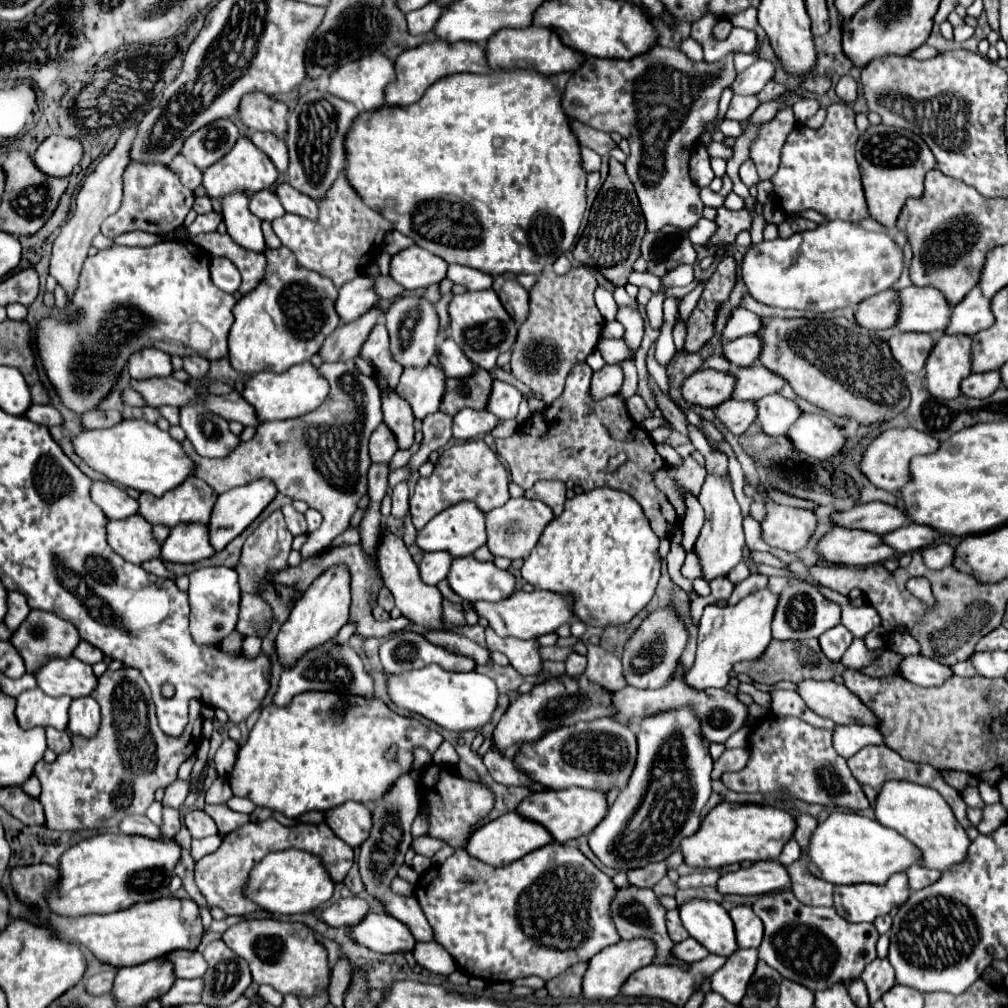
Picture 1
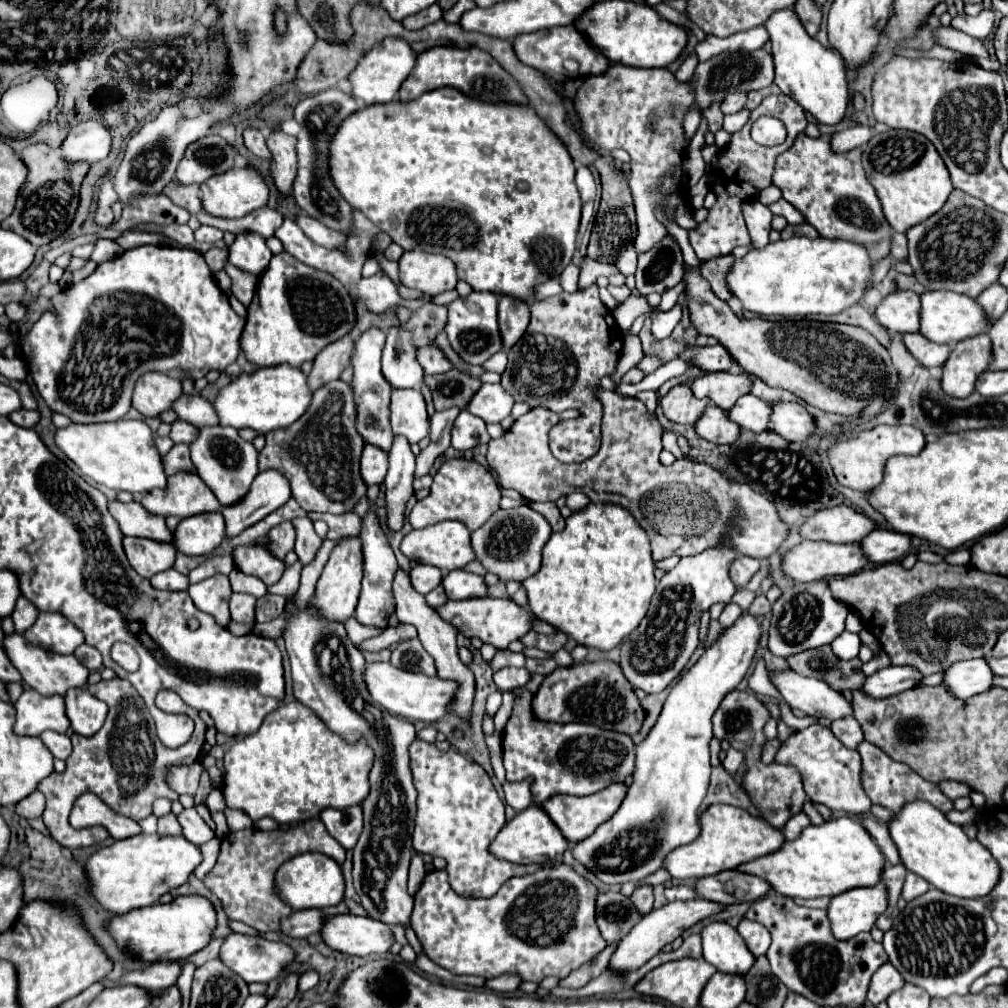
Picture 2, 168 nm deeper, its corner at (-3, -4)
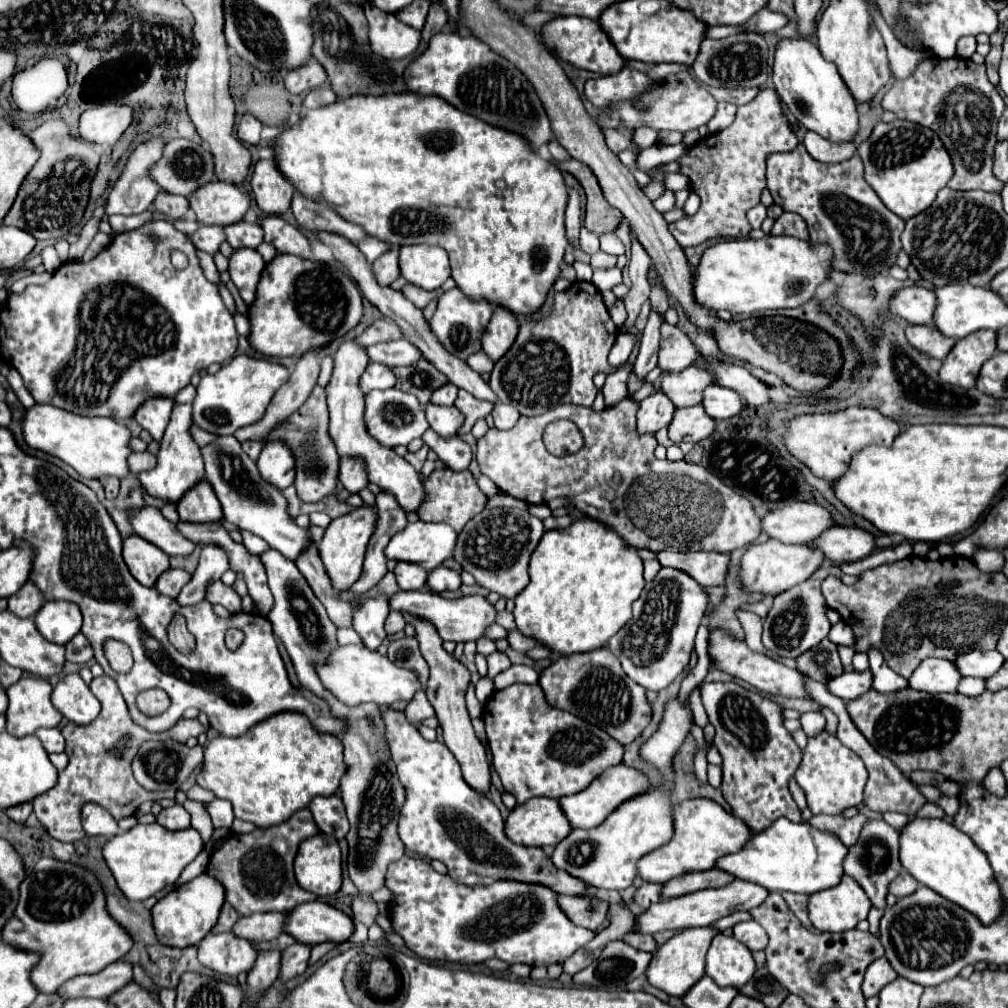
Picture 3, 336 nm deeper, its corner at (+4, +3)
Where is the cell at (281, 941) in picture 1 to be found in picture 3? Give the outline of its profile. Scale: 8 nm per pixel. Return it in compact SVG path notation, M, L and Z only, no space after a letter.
M209 933L199 943L199 961L211 967L215 973L237 977L241 971L247 973L257 961L257 951L253 945L237 937L235 933Z

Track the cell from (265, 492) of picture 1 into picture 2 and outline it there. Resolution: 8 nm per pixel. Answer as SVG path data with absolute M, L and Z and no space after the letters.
M262 470L254 482L250 492L234 506L222 508L226 518L226 534L236 536L248 526L260 522L264 516L284 506L292 496L290 482L278 470Z

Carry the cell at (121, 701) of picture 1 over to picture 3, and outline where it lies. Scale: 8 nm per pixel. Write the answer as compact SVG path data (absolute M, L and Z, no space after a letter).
M101 675L101 677L95 677L89 687L91 687L93 695L99 697L99 701L101 701L101 713L89 725L67 723L61 729L63 737L67 741L65 753L69 757L69 765L63 771L59 771L57 785L53 789L45 791L43 795L35 797L35 801L33 801L37 819L47 829L47 833L51 837L55 837L57 841L73 843L73 841L79 841L85 837L85 831L79 821L79 811L89 801L103 805L115 819L123 819L123 817L135 815L137 807L143 801L173 799L175 791L163 791L163 793L145 791L131 773L131 761L145 741L173 739L177 743L187 743L189 737L197 737L199 733L205 731L205 727L199 723L199 719L179 719L175 729L171 729L171 733L147 733L143 727L133 723L129 709L123 701L123 695L119 693L117 681L111 681L109 675Z

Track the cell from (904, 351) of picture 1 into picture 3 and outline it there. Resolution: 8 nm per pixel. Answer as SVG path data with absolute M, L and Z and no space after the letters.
M909 325L905 333L907 333L907 341L917 351L935 359L943 359L955 345L955 339L951 337L943 339L943 335L935 327L927 327L927 325Z

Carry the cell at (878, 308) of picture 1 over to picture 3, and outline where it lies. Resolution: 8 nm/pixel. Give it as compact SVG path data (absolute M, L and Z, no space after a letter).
M903 287L889 299L889 313L907 319L911 325L931 325L935 295L925 287Z

